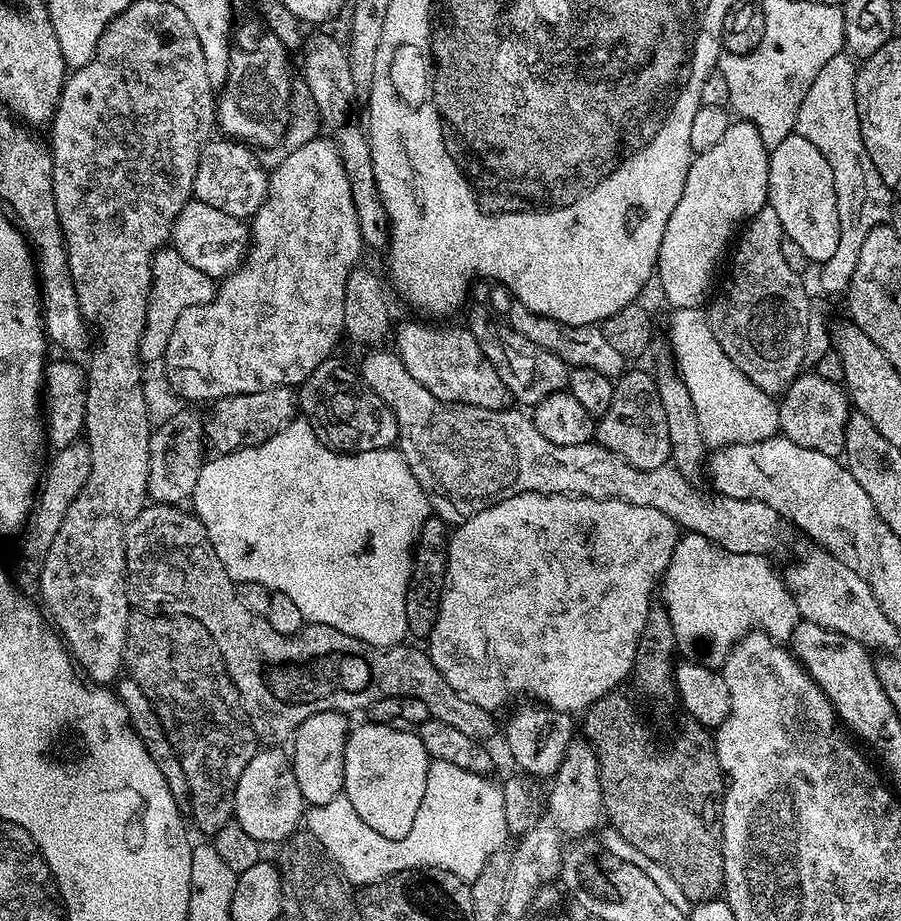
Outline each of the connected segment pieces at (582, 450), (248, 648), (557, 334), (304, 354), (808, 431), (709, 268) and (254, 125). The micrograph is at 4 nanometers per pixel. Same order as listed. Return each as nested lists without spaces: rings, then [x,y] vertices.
[[[384,350],[369,351],[372,353],[365,358],[364,365],[358,368],[358,375],[366,387],[374,390],[374,394],[378,394],[378,398],[382,398],[386,406],[390,406],[400,431],[400,452],[406,458],[414,478],[418,478],[424,493],[430,497],[431,511],[449,526],[465,524],[470,518],[474,518],[474,514],[519,492],[543,492],[545,496],[589,496],[599,500],[625,500],[634,506],[650,506],[650,510],[659,510],[661,514],[666,514],[666,518],[670,518],[685,533],[706,538],[722,550],[730,550],[734,554],[768,556],[778,551],[788,540],[789,525],[774,510],[770,510],[766,502],[719,494],[706,496],[671,462],[654,470],[638,470],[630,466],[626,458],[595,442],[578,446],[558,446],[550,442],[550,438],[542,438],[542,434],[538,434],[538,426],[534,426],[531,415],[524,410],[499,412],[439,400],[434,398],[434,394],[430,394],[430,390],[426,390],[426,386],[422,386],[422,382],[411,376],[410,370],[406,370],[395,351],[380,351]]]
[[[152,502],[141,510],[138,518],[130,522],[130,526],[126,526],[124,545],[128,571],[128,603],[133,609],[143,610],[148,614],[192,616],[202,622],[206,630],[210,630],[210,638],[214,638],[222,654],[226,670],[238,690],[257,741],[268,746],[280,746],[291,741],[298,726],[306,722],[310,714],[352,714],[355,708],[367,710],[374,702],[378,702],[378,698],[395,696],[418,698],[421,702],[426,702],[431,719],[454,726],[478,741],[490,741],[496,732],[497,717],[455,692],[450,682],[446,682],[446,678],[438,674],[438,666],[434,666],[423,647],[370,646],[350,634],[342,634],[342,630],[334,630],[334,626],[321,624],[308,624],[301,632],[294,634],[278,634],[278,630],[270,626],[267,618],[246,610],[235,596],[234,581],[226,574],[226,566],[222,566],[218,554],[214,554],[214,546],[206,534],[206,526],[202,526],[202,522],[191,511],[183,512],[182,509],[184,508],[175,504]]]
[[[519,302],[513,303],[513,305],[513,308],[506,314],[506,321],[510,327],[513,327],[523,337],[536,342],[543,349],[556,354],[565,364],[572,368],[598,370],[598,374],[606,374],[613,378],[624,375],[626,358],[622,354],[618,354],[618,349],[611,342],[606,342],[603,327],[594,324],[570,326],[566,322],[558,322],[554,318],[540,316]]]
[[[317,138],[306,142],[302,146],[298,146],[298,150],[287,153],[284,159],[280,161],[279,164],[275,165],[271,169],[270,175],[268,177],[268,193],[266,198],[262,202],[262,206],[255,212],[250,218],[250,243],[248,246],[248,255],[245,256],[243,262],[241,262],[240,267],[235,268],[230,275],[223,277],[219,281],[218,287],[216,289],[216,296],[210,301],[206,302],[202,306],[190,306],[190,310],[182,310],[182,316],[178,318],[178,322],[174,322],[174,334],[170,334],[170,342],[166,342],[166,350],[164,351],[164,358],[162,361],[162,371],[163,374],[170,382],[170,386],[173,388],[176,395],[179,396],[181,401],[186,402],[186,400],[208,400],[207,402],[215,402],[217,400],[223,400],[225,396],[245,396],[246,394],[254,394],[258,390],[270,390],[271,388],[292,388],[293,386],[299,386],[304,383],[306,378],[310,378],[310,374],[314,374],[314,370],[318,370],[318,366],[322,366],[324,360],[329,359],[333,355],[332,352],[336,348],[336,343],[339,342],[340,336],[345,335],[344,330],[344,299],[346,298],[346,280],[350,278],[350,274],[356,267],[361,263],[360,251],[365,251],[366,245],[364,239],[362,238],[362,230],[358,226],[358,210],[354,208],[354,194],[350,188],[350,178],[346,176],[346,170],[342,164],[342,158],[340,157],[340,150],[336,147],[335,139],[328,138],[328,140],[323,140],[323,138]]]
[[[815,371],[806,372],[797,375],[791,386],[779,397],[780,432],[790,438],[790,442],[806,446],[806,450],[818,450],[818,454],[839,457],[844,451],[846,422],[850,411],[848,393],[841,385],[817,376]]]
[[[737,119],[714,146],[699,153],[688,167],[682,198],[678,198],[678,206],[674,206],[670,222],[666,222],[666,234],[662,234],[655,271],[673,309],[699,308],[705,303],[713,287],[712,275],[720,259],[723,256],[725,259],[726,249],[733,243],[738,229],[768,204],[769,151],[762,146],[754,125],[749,120]]]
[[[242,29],[241,48],[231,49],[228,73],[216,101],[216,123],[225,137],[267,150],[277,147],[288,131],[288,99],[292,96],[292,80],[288,75],[292,68],[288,65],[290,53],[282,42],[270,31],[259,30]]]

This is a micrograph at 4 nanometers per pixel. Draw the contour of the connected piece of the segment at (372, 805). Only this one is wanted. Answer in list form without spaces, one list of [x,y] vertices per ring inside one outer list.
[[[363,723],[348,733],[343,795],[354,806],[358,818],[366,822],[369,832],[387,840],[401,840],[412,829],[418,806],[422,806],[430,759],[415,731],[390,724]]]

